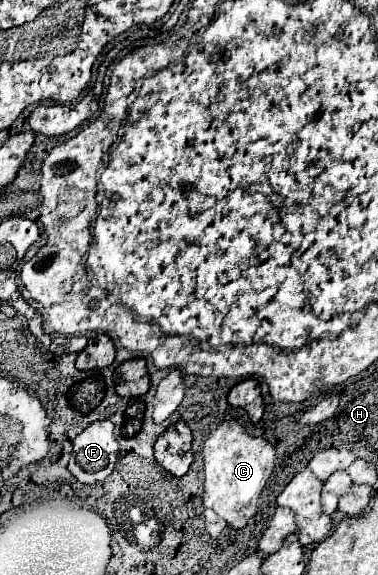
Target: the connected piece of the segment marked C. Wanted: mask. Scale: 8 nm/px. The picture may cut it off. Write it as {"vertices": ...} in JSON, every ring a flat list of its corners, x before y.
{"vertices":[[233,419,211,431,203,445,205,461,205,507,213,509,231,527,241,529,257,513,259,497,275,467,275,447,263,437,251,437]]}

